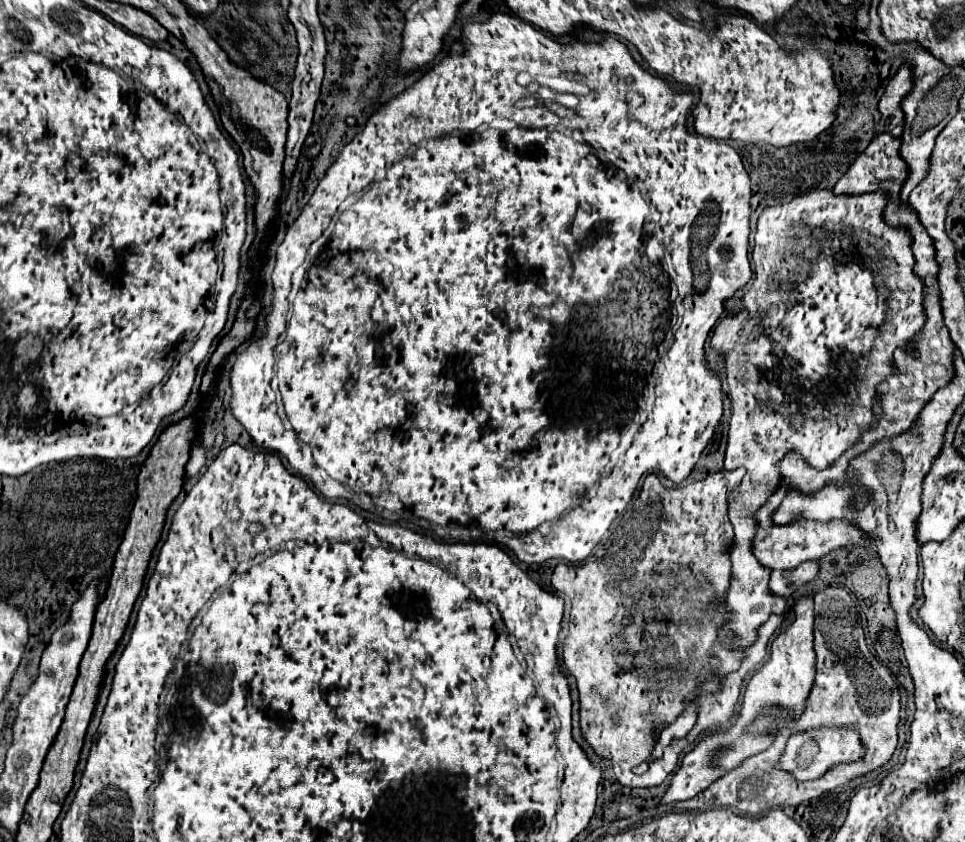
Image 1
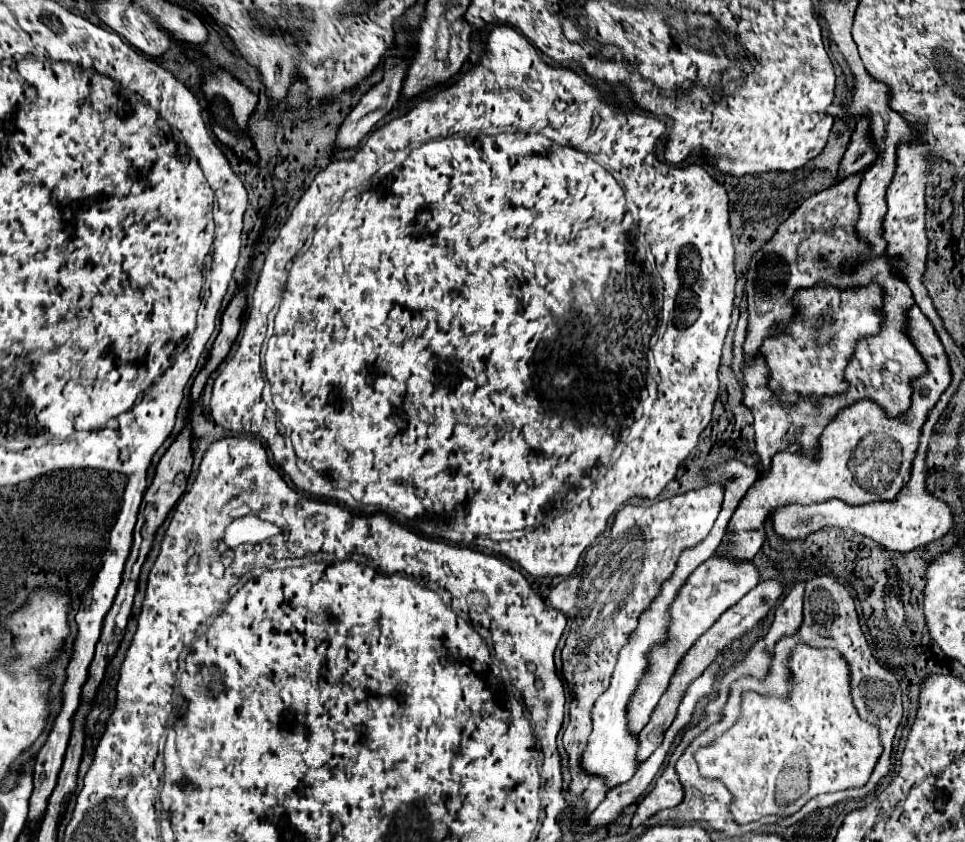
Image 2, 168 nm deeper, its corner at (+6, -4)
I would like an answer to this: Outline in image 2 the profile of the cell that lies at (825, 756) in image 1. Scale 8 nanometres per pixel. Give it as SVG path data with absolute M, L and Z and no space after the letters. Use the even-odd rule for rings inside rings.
M797 643L791 651L791 659L789 659L789 671L791 671L791 677L793 677L793 689L789 691L787 697L779 697L779 695L761 695L761 693L755 693L755 691L745 691L743 699L741 699L741 717L739 721L727 729L721 737L717 737L713 743L701 747L695 751L695 761L699 765L699 773L703 779L709 779L709 781L721 781L729 793L733 795L733 801L731 801L731 815L733 815L733 821L743 825L743 823L751 823L751 821L757 821L765 815L779 815L779 817L789 817L789 815L795 815L807 801L811 801L813 797L817 795L823 795L823 793L833 793L833 791L845 791L845 789L853 789L853 787L863 787L873 769L875 769L875 763L879 761L881 753L883 753L883 745L881 745L881 739L879 739L879 729L877 725L871 725L867 721L863 721L849 697L851 693L851 685L849 685L849 663L843 659L843 655L837 651L837 649L819 649L819 647L811 647L811 645L805 645L805 643Z

